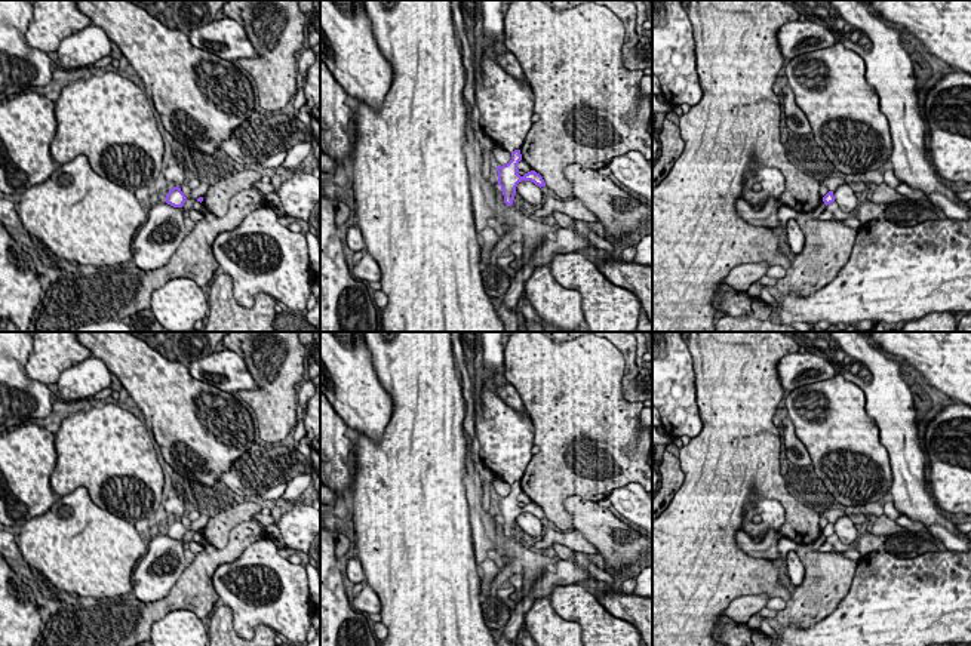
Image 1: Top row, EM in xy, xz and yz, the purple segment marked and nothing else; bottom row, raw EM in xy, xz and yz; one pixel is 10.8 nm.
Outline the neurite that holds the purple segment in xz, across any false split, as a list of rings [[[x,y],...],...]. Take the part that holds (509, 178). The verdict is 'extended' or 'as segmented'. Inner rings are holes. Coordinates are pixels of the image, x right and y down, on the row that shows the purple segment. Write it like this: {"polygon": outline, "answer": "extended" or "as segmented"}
{"polygon": [[[514,150],[511,153],[511,160],[507,164],[498,166],[497,172],[498,172],[498,185],[503,190],[503,196],[504,196],[504,203],[507,206],[513,204],[514,196],[516,196],[516,187],[519,182],[522,181],[531,181],[535,185],[538,185],[540,188],[546,185],[543,176],[540,173],[537,173],[535,170],[531,170],[528,173],[525,173],[523,176],[520,176],[517,172],[517,164],[522,160],[522,154],[520,150]]], "answer": "as segmented"}

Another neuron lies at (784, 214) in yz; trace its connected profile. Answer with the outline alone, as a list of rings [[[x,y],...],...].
[[[783,206],[778,209],[778,233],[780,233],[780,239],[786,240],[786,224],[790,218],[796,218],[798,216],[798,210],[789,206]]]

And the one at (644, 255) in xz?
[[[652,234],[643,236],[636,243],[636,256],[634,262],[640,265],[652,265]]]

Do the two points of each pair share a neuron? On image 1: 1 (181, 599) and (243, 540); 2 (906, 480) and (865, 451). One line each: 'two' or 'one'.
1: one
2: two

